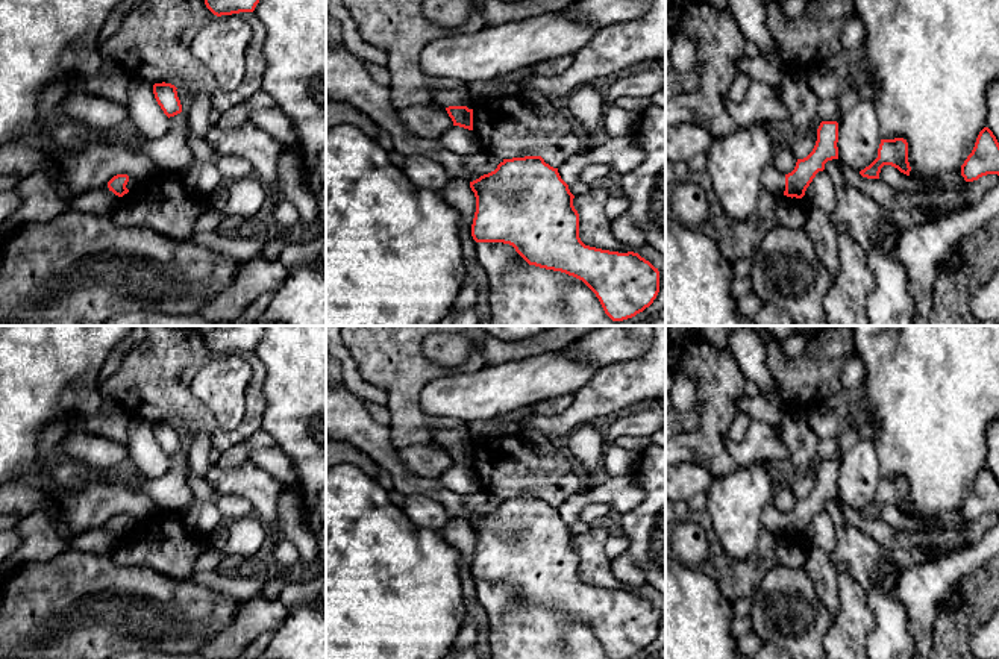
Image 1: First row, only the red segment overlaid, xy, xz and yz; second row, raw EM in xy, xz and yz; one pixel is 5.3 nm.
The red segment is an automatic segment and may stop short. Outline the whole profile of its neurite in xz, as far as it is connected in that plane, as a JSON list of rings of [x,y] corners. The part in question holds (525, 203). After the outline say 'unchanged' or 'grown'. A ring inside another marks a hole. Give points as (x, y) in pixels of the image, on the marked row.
[[[525,156],[525,158],[512,158],[512,159],[503,159],[497,168],[488,174],[481,176],[479,179],[470,182],[470,188],[474,192],[476,197],[476,212],[471,224],[471,236],[476,242],[503,242],[509,244],[515,248],[515,251],[529,264],[546,270],[561,271],[568,276],[573,276],[579,280],[582,280],[599,298],[605,314],[612,321],[623,321],[628,318],[635,317],[637,314],[643,312],[646,308],[649,308],[653,300],[656,298],[659,292],[659,271],[655,268],[649,261],[641,258],[638,253],[628,251],[628,253],[619,253],[619,251],[609,251],[602,250],[596,247],[585,245],[579,238],[579,214],[573,206],[575,195],[570,192],[568,185],[561,179],[558,168],[550,167],[544,162],[541,156]]]; unchanged

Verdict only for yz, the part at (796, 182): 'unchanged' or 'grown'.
grown

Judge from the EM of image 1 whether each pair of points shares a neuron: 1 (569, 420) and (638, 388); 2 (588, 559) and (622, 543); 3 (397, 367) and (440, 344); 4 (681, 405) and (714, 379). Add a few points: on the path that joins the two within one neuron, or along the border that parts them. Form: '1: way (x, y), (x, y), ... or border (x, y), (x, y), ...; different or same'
1: way (585, 406), (611, 388), (622, 388); same
2: border (608, 535), (605, 552), (611, 558); different
3: border (422, 341), (422, 353), (428, 359), (457, 365); different
4: border (681, 370), (695, 384), (695, 406); different

